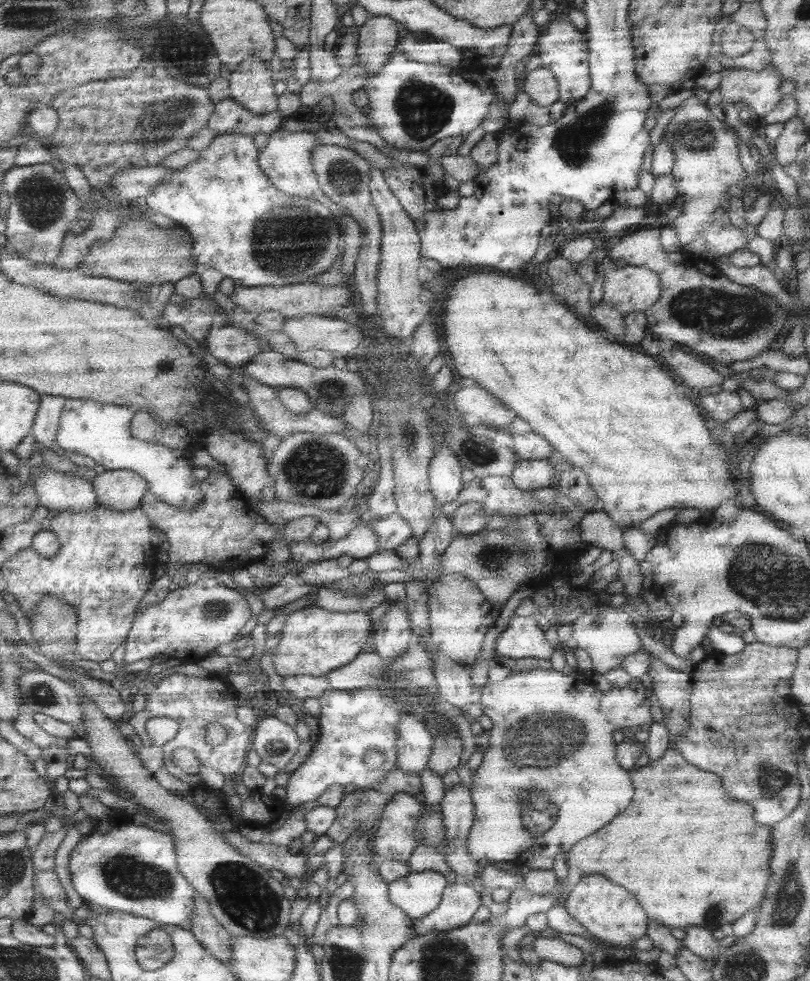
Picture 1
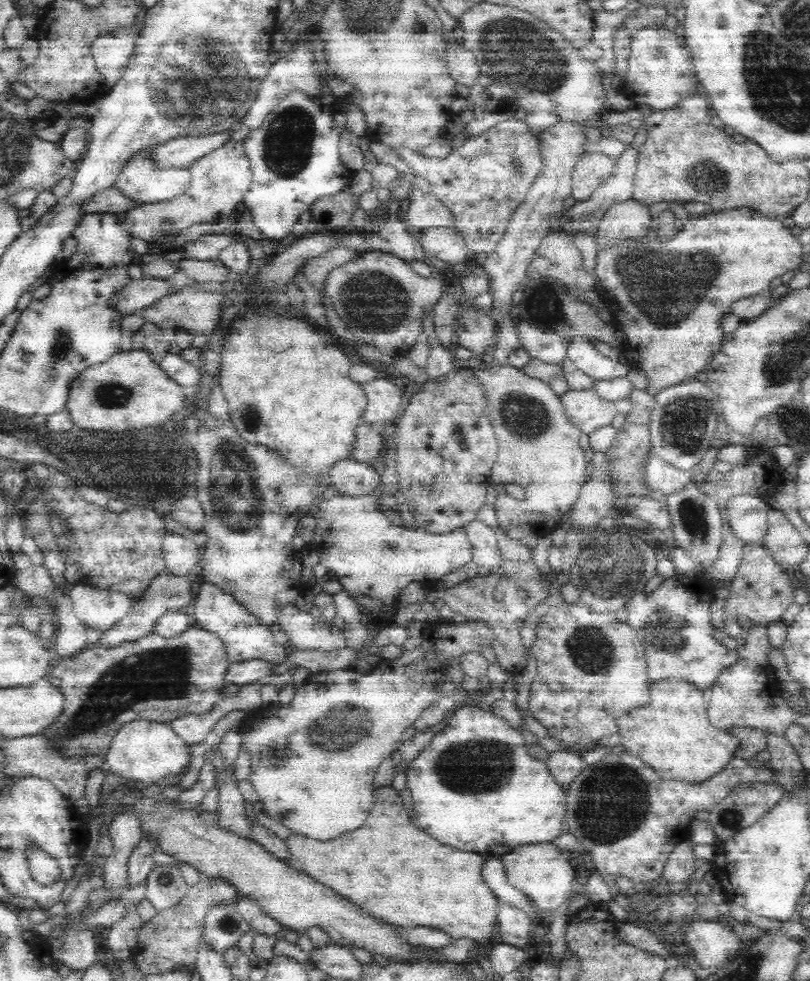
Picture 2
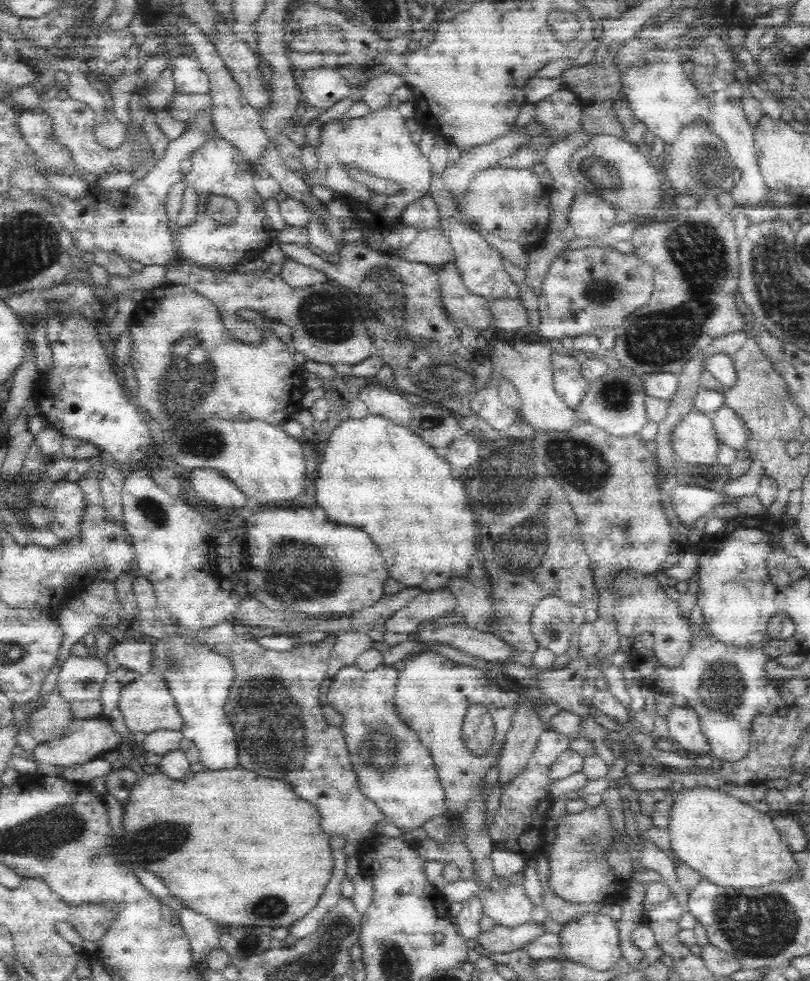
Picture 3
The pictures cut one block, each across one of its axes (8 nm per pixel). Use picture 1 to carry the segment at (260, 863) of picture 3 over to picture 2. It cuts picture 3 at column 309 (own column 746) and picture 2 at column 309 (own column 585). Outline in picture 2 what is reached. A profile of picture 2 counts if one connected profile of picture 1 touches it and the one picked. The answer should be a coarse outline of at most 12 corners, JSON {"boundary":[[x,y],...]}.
{"boundary":[[392,787],[289,862],[364,914],[494,934],[486,855],[418,830]]}

